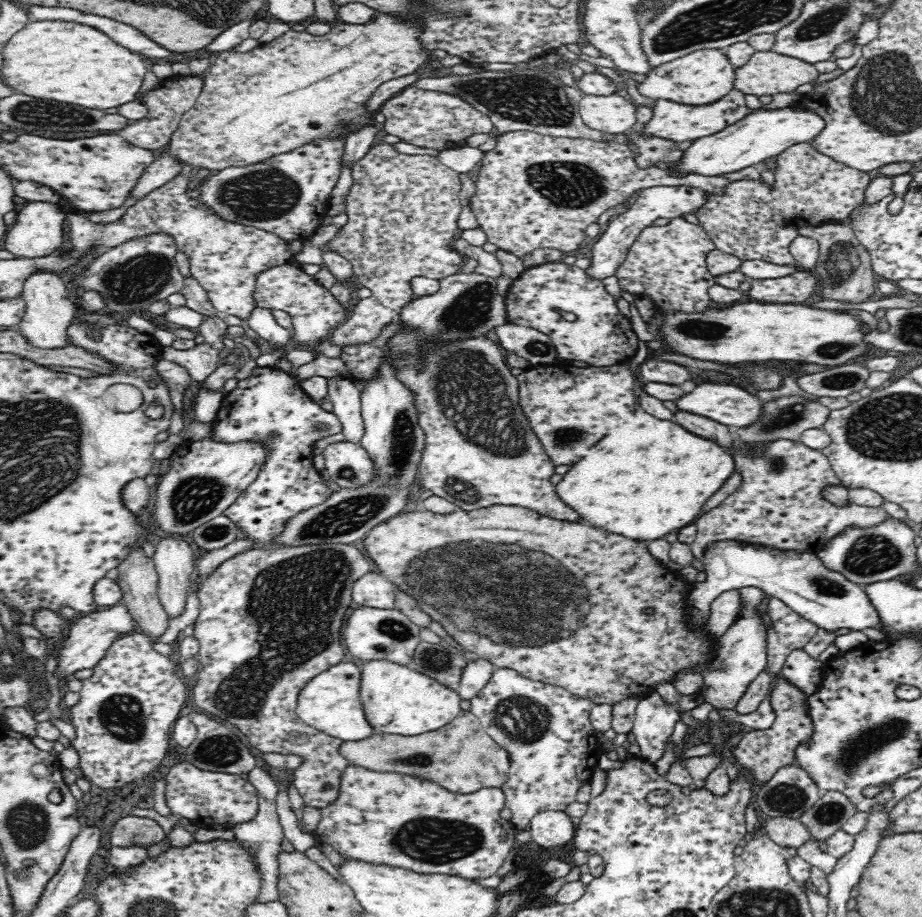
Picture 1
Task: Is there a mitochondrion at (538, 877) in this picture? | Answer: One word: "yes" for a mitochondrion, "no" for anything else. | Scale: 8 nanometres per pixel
no

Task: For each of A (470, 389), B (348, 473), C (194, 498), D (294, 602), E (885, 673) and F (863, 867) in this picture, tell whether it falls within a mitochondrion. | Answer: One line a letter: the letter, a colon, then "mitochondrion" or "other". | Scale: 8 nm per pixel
A: mitochondrion
B: mitochondrion
C: mitochondrion
D: mitochondrion
E: other
F: other

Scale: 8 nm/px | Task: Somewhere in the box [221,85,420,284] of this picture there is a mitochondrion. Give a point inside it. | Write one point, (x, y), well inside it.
(344, 123)

